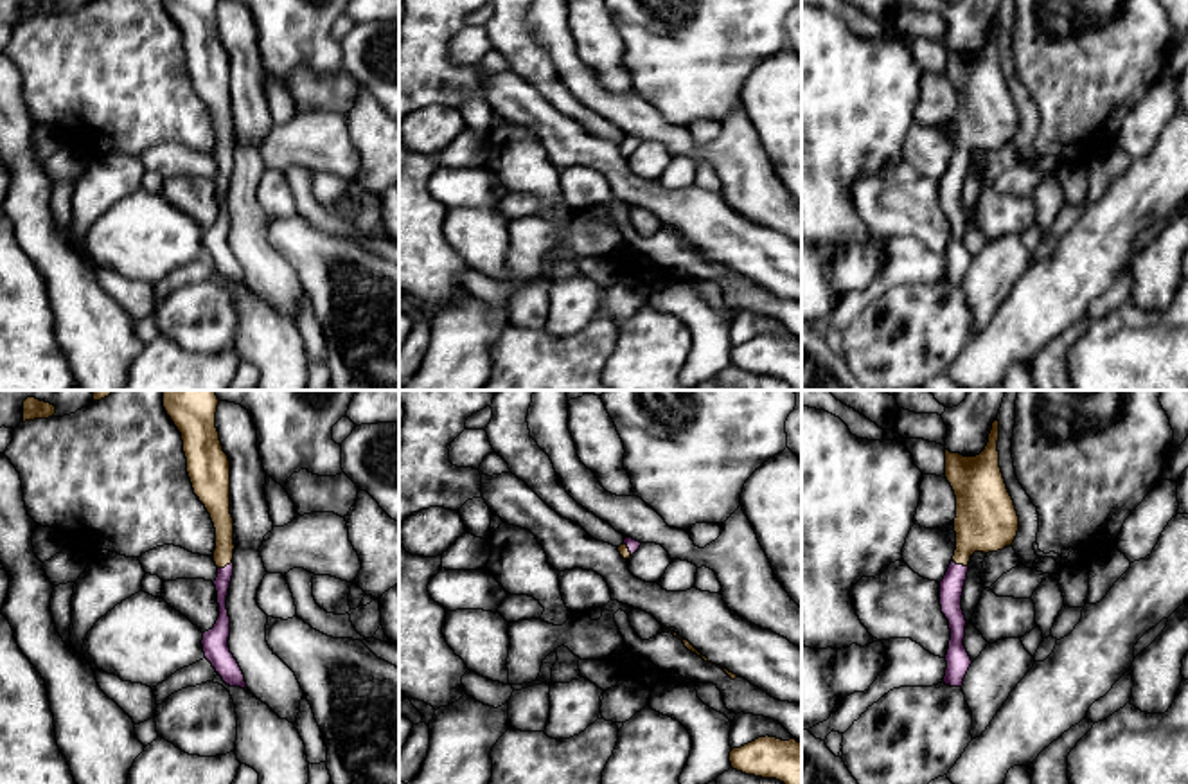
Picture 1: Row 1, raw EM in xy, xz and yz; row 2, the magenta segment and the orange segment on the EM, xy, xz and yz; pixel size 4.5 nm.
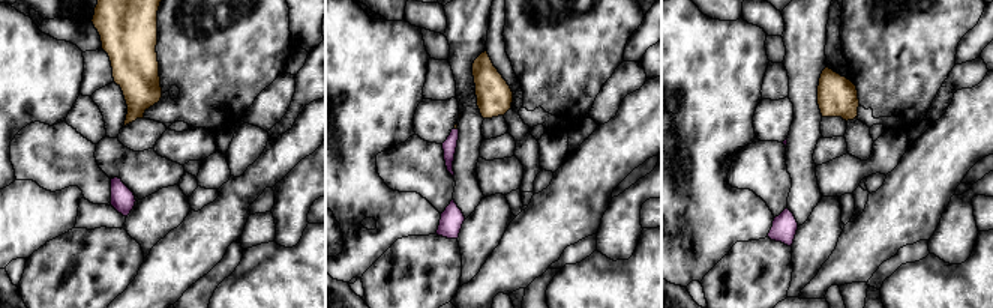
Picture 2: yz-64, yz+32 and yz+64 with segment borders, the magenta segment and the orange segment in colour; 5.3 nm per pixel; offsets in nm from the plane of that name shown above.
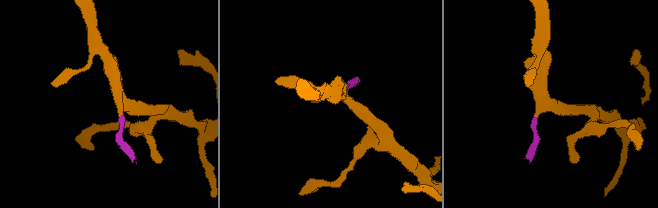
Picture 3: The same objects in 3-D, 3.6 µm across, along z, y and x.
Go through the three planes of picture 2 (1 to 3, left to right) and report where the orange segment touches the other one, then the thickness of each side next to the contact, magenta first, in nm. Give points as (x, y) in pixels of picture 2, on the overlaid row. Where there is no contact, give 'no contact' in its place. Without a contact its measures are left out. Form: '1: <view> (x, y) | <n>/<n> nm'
1: no contact
2: yz+32 (453, 128) | 80/20 nm
3: no contact

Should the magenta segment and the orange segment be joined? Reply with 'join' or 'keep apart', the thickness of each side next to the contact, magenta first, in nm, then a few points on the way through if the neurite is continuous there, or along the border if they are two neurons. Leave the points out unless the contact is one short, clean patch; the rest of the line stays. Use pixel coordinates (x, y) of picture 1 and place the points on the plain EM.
join | 110/280 nm | across yz (951, 184), (960, 162), (969, 135), (985, 117)

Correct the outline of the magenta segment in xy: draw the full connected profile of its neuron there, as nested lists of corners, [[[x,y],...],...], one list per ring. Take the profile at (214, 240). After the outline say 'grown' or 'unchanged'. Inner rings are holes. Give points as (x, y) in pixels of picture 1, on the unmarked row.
[[[164,0],[164,5],[183,38],[187,70],[194,92],[205,102],[216,126],[214,160],[217,174],[219,214],[212,227],[203,230],[203,250],[216,270],[230,284],[246,286],[244,272],[230,250],[230,214],[226,192],[234,173],[234,115],[230,111],[230,58],[223,49],[216,25],[219,0]]]; grown

